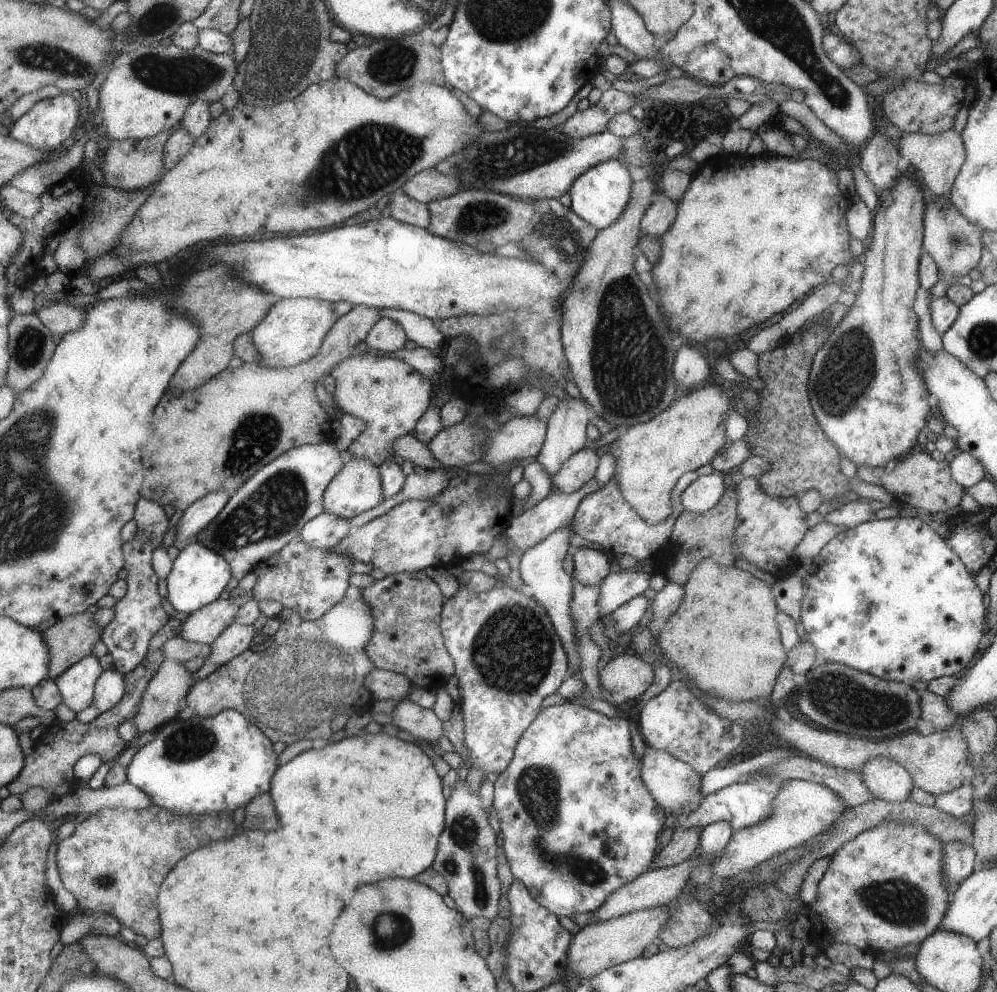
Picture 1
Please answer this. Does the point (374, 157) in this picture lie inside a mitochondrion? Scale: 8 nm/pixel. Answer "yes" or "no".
yes

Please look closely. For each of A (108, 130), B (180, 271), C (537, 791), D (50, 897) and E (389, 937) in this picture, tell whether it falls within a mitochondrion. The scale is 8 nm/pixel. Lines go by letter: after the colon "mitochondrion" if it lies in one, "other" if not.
A: other
B: other
C: mitochondrion
D: other
E: mitochondrion

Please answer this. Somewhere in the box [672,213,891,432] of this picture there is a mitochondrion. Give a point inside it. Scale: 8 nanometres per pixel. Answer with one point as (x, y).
(848, 370)

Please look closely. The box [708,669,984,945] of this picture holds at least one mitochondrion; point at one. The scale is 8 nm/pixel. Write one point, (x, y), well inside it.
(900, 902)

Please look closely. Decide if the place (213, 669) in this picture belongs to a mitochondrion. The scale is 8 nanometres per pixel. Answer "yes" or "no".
no

